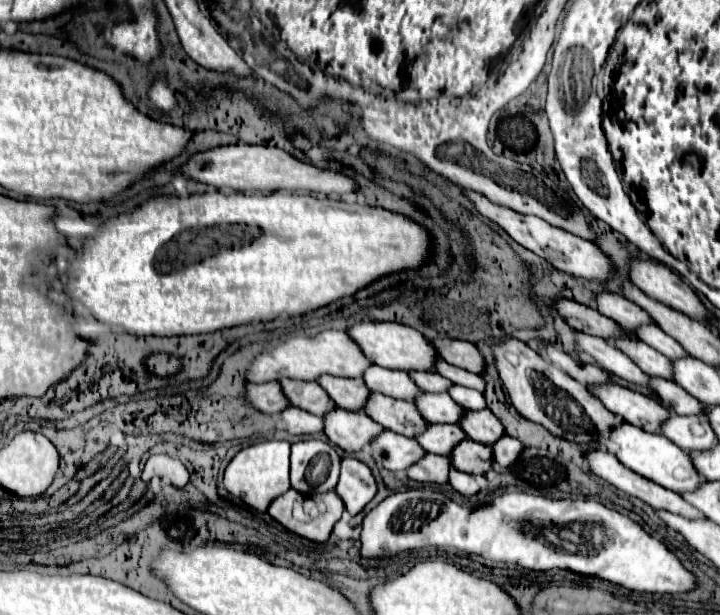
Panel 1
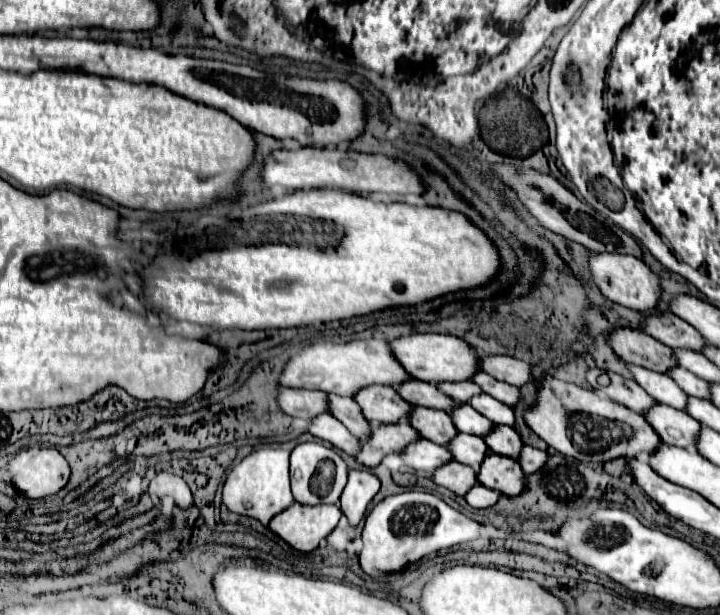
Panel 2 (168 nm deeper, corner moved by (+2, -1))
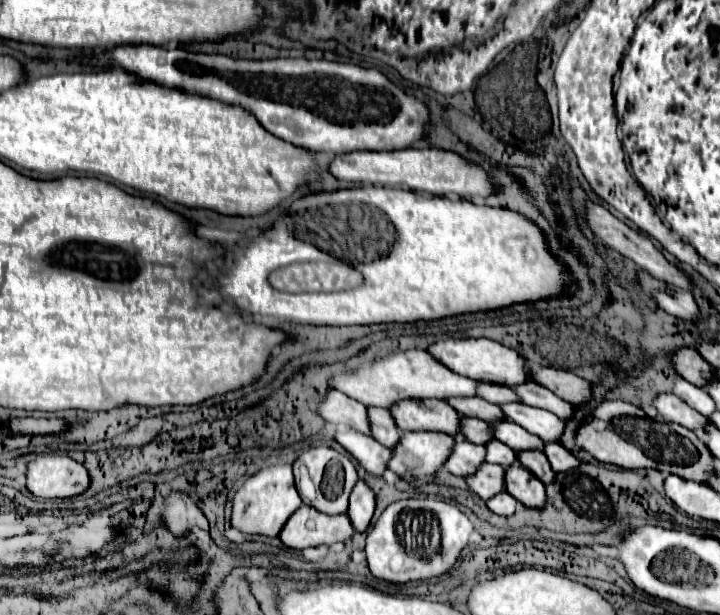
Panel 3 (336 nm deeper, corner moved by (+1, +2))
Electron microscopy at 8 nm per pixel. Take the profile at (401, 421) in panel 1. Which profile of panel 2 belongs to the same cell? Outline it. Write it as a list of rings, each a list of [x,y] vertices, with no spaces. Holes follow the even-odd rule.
[[[413,407],[409,413],[409,425],[423,437],[433,443],[445,445],[457,433],[451,425],[451,417],[445,411],[429,407]]]

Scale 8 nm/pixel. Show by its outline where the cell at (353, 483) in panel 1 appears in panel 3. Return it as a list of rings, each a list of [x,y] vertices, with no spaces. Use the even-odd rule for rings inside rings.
[[[358,480],[356,488],[352,490],[350,508],[348,508],[348,516],[350,516],[350,522],[356,532],[366,532],[366,528],[372,522],[374,508],[376,508],[374,492],[362,480]]]

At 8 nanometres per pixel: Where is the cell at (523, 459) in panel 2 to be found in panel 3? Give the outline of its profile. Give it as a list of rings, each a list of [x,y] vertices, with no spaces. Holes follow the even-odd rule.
[[[546,444],[544,454],[556,472],[568,472],[580,466],[580,460],[570,450],[566,450],[562,444]]]

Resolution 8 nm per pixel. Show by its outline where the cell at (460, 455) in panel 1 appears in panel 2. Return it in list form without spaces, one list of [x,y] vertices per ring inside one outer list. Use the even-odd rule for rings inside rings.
[[[487,453],[479,465],[477,481],[503,495],[519,495],[523,491],[523,471],[517,461],[497,453]]]

